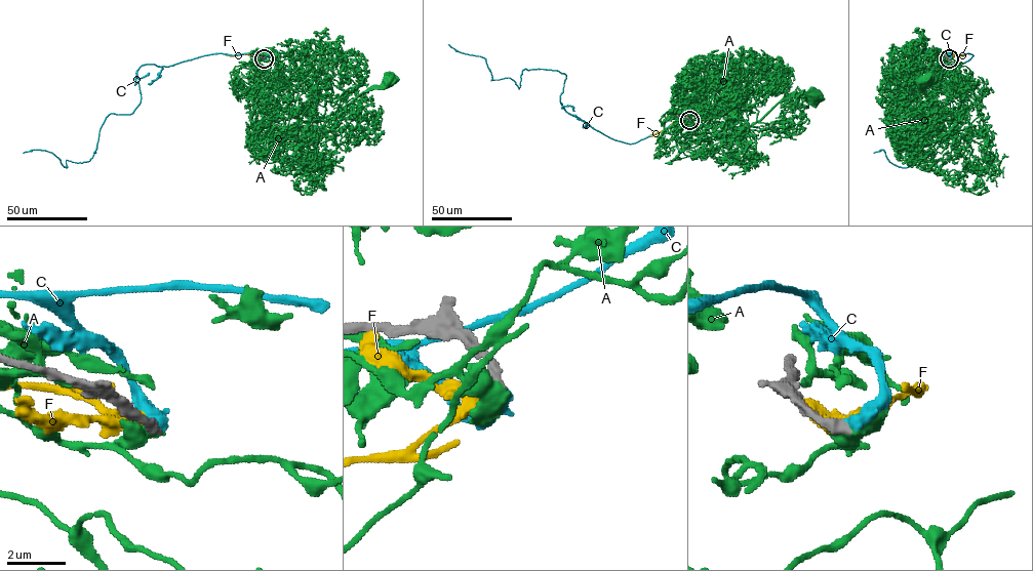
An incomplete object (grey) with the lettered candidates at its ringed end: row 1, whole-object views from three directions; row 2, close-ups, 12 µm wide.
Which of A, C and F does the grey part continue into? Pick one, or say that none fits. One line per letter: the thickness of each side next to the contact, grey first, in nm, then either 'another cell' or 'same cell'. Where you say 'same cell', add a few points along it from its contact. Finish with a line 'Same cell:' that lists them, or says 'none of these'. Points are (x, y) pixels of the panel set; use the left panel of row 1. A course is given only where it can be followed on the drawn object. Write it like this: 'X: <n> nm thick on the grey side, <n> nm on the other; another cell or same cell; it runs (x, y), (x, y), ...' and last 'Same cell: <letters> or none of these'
A: 400 nm thick on the grey side, 550 nm on the other; another cell
C: 380 nm thick on the grey side, 380 nm on the other; same cell; it runs (264, 58), (253, 51), (142, 65), (140, 104), (107, 117), (88, 161), (65, 167), (51, 153), (23, 153)
F: 380 nm thick on the grey side, 320 nm on the other; another cell
Same cell: C

